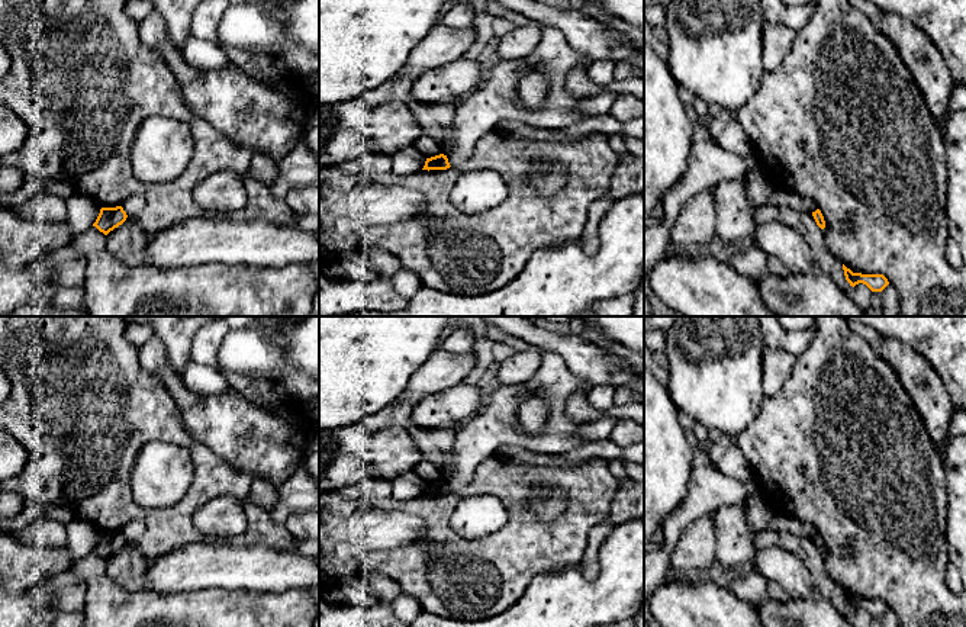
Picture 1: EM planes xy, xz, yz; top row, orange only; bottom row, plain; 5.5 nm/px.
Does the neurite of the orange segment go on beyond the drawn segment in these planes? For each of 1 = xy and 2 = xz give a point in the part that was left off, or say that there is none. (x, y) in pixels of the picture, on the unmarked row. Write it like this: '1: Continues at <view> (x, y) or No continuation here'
1: No continuation here
2: No continuation here

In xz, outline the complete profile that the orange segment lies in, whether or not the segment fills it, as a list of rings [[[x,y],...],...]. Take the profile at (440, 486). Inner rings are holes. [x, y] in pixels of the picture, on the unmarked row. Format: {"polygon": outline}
{"polygon": [[[439,479],[439,480],[435,480],[435,482],[431,482],[431,483],[426,483],[425,486],[425,491],[422,495],[447,495],[450,493],[450,488],[448,488],[448,483],[447,480],[444,479]]]}

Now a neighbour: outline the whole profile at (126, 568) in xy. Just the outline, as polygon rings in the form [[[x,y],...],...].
[[[129,541],[122,550],[106,560],[106,573],[126,592],[141,594],[146,591],[144,585],[144,557]]]

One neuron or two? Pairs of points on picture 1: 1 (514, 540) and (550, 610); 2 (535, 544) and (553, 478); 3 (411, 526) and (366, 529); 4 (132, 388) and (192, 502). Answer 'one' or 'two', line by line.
1: two
2: one
3: one
4: one

